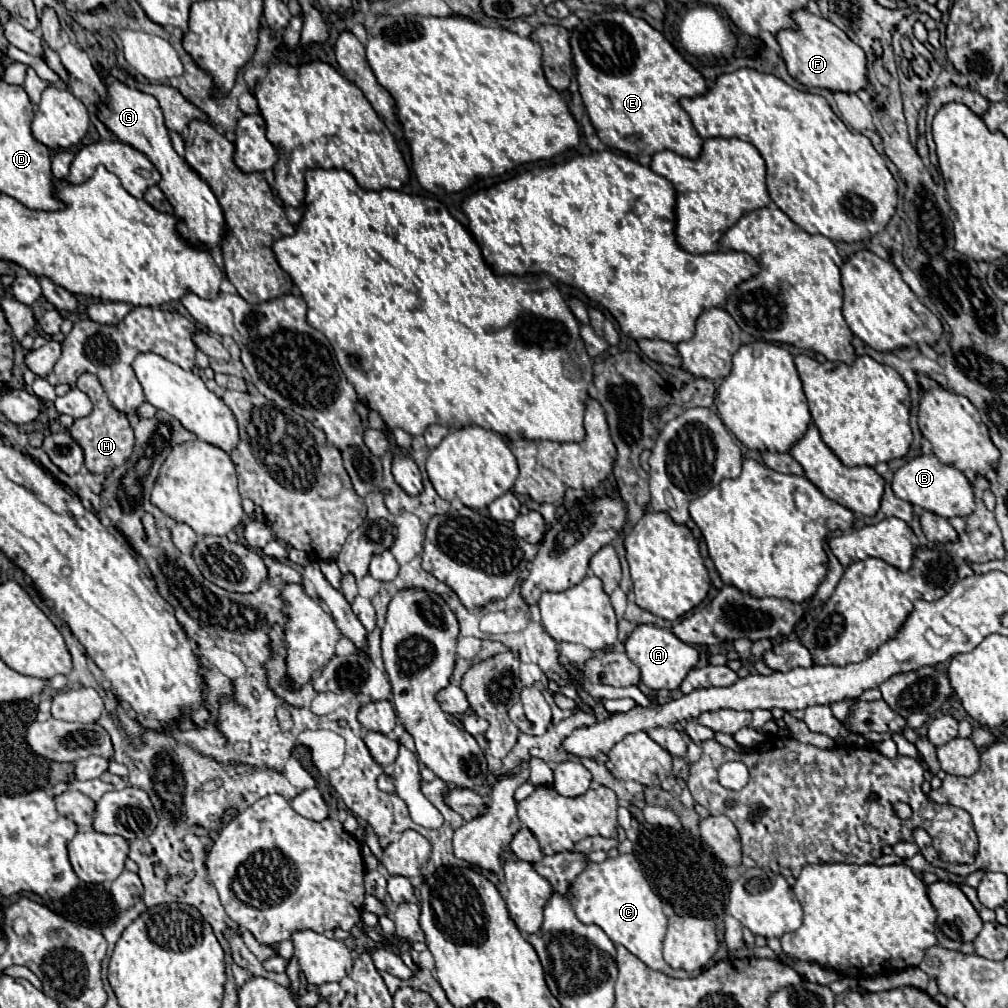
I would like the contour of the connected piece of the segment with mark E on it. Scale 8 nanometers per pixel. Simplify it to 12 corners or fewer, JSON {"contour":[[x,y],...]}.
{"contour":[[628,11],[596,13],[570,47],[606,145],[698,157],[678,99],[702,75]]}

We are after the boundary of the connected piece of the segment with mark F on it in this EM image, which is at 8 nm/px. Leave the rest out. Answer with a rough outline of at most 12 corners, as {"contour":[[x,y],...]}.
{"contour":[[808,9],[778,31],[796,81],[846,93],[866,87],[866,57]]}

